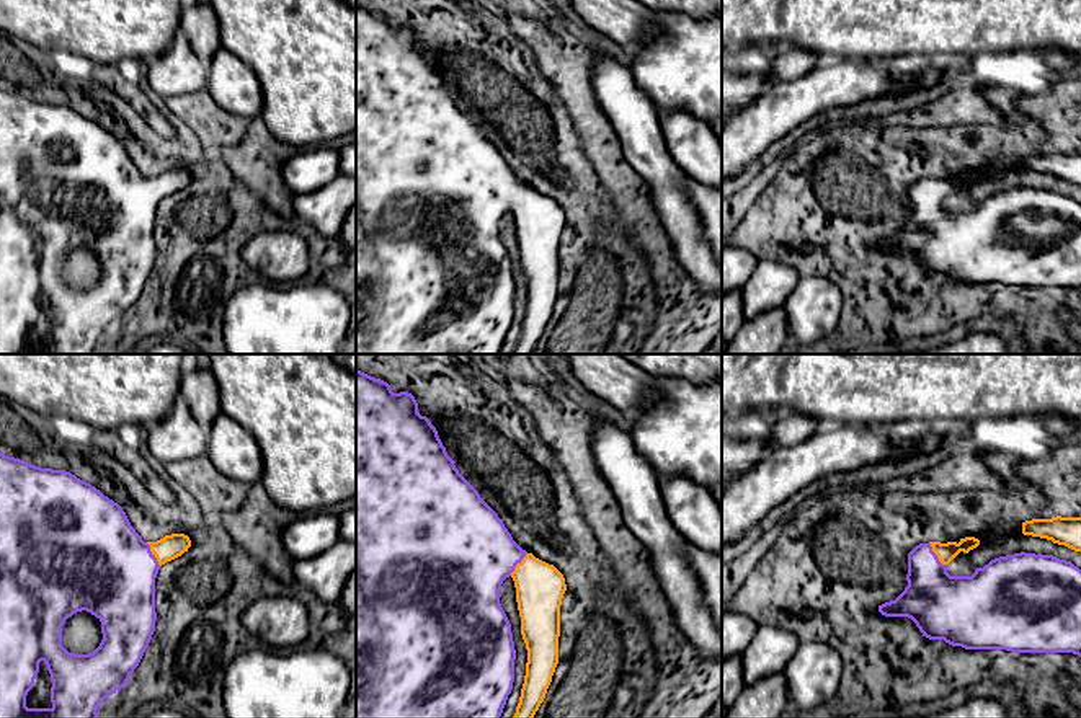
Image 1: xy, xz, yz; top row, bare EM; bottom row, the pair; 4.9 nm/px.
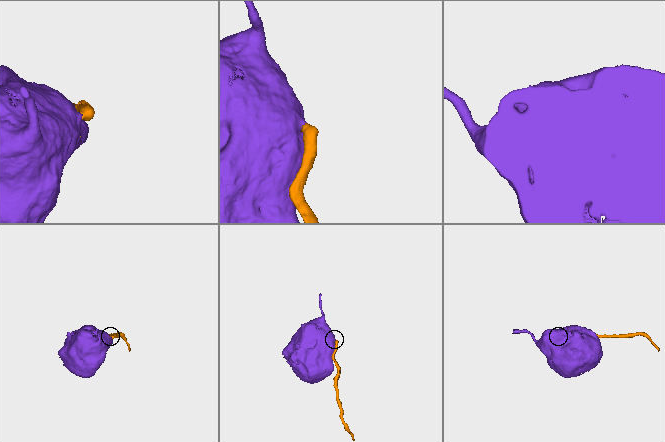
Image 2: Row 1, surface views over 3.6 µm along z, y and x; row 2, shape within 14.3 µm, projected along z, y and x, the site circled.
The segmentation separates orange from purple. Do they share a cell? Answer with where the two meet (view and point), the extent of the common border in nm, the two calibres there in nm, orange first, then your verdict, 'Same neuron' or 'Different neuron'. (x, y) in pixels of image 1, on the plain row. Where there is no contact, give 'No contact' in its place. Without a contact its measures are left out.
Touches orange at xy (152, 188). Shared border 140 nm. Thickness 120 nm (orange) against 460 nm. Same neuron

